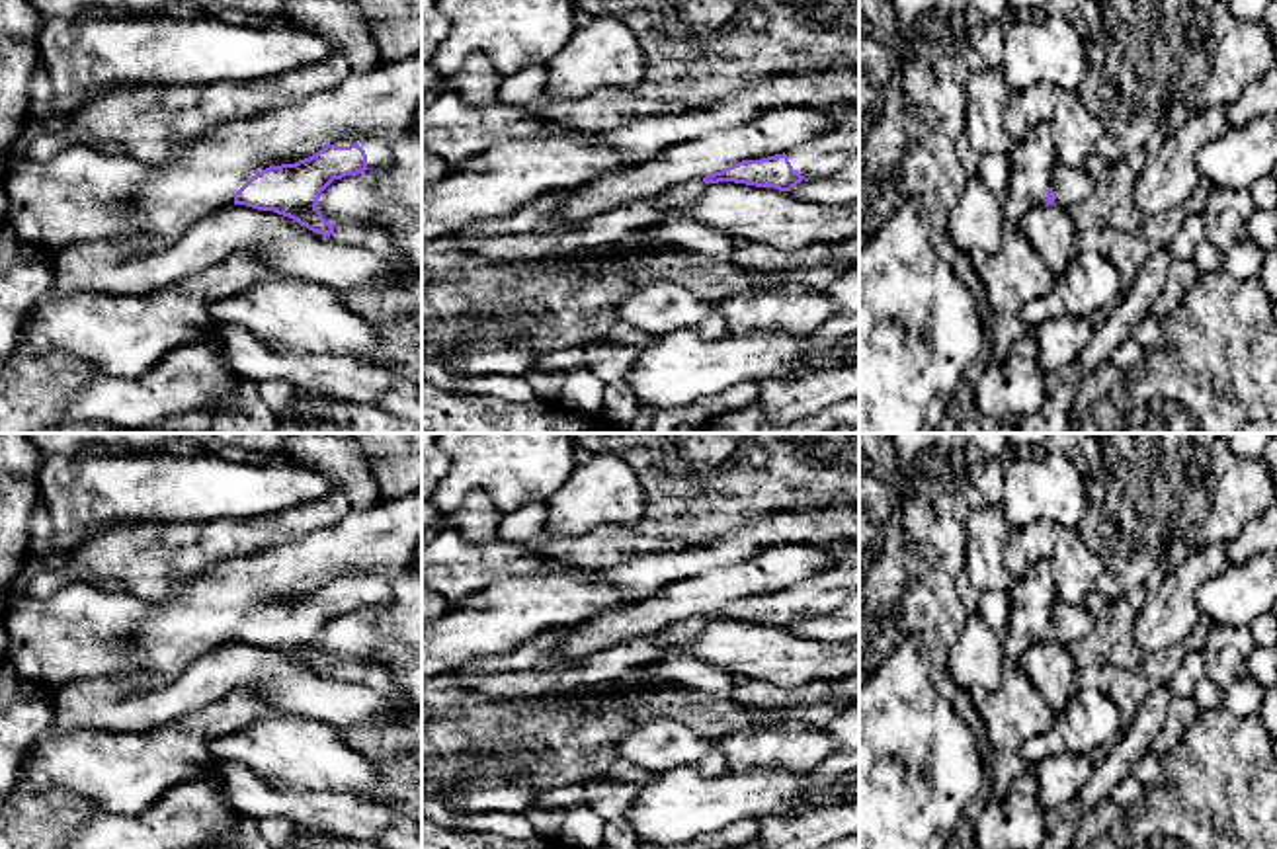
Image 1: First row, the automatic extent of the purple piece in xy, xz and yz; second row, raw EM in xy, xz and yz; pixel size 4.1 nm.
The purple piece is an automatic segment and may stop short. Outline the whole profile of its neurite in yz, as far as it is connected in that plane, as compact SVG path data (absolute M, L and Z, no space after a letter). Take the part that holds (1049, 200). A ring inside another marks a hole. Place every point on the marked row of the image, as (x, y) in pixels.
M1056 164L1052 172L1052 187L1047 191L1045 203L1056 203L1070 209L1090 197L1095 189L1095 182L1082 168L1070 168L1066 164Z

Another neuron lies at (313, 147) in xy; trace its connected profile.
M332 133L326 135L326 137L314 139L314 141L310 141L310 142L303 144L299 150L291 152L291 154L289 154L289 160L283 162L283 164L295 164L295 162L299 162L299 160L305 160L305 158L316 154L316 152L318 152L320 148L324 148L326 144L334 144L336 141L340 141L340 137L336 137L336 135L332 135Z

